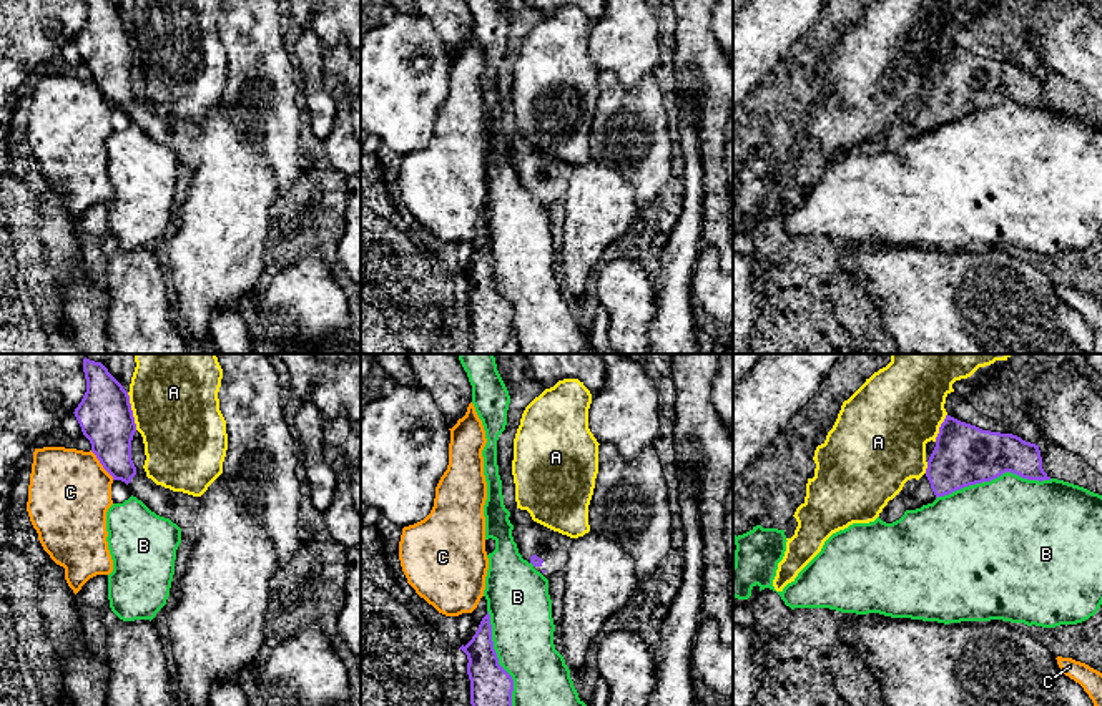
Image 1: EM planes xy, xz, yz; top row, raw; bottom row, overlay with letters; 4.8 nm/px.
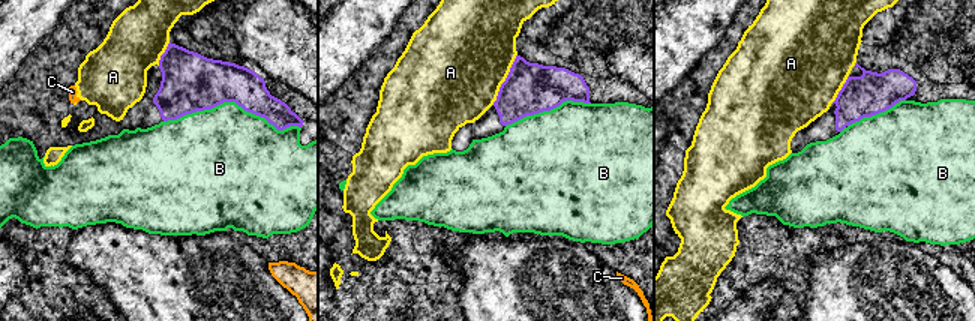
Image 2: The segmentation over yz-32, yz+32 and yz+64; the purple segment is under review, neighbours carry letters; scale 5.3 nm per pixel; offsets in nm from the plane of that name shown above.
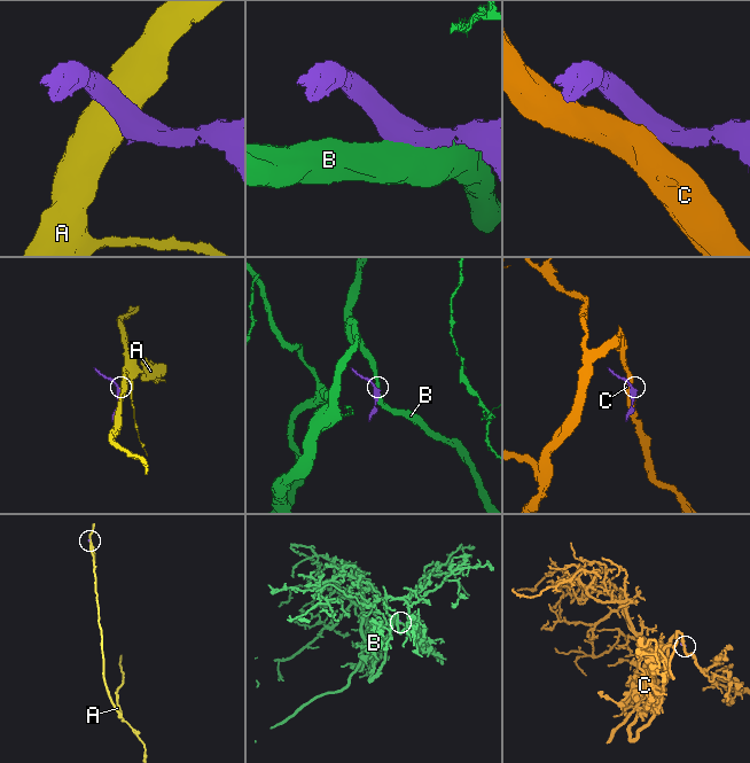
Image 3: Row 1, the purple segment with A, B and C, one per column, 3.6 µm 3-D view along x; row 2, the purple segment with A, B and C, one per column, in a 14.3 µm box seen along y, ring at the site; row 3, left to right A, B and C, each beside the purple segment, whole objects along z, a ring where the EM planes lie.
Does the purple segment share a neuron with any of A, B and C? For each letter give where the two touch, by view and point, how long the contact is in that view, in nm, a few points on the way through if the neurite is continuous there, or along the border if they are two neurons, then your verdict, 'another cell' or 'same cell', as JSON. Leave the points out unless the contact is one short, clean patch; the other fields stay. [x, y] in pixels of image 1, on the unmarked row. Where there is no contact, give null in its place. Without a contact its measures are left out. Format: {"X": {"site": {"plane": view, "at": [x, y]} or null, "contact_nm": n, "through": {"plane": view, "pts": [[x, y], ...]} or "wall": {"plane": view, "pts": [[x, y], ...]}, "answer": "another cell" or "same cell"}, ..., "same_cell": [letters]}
{"A": {"site": {"plane": "xy", "at": [132, 39]}, "contact_nm": 190, "wall": {"plane": "xy", "pts": [[127, 20], [137, 57]]}, "answer": "another cell"}, "B": {"site": {"plane": "yz", "at": [993, 107]}, "contact_nm": 550, "answer": "another cell"}, "C": {"site": {"plane": "xy", "at": [102, 92]}, "contact_nm": 180, "wall": {"plane": "xy", "pts": [[90, 78], [113, 107]]}, "answer": "another cell"}, "same_cell": []}

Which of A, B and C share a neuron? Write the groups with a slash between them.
A / B / C

